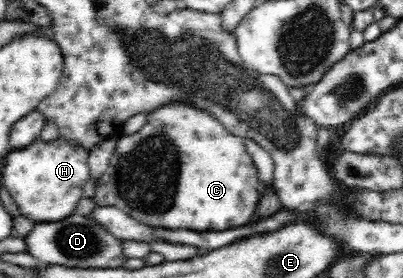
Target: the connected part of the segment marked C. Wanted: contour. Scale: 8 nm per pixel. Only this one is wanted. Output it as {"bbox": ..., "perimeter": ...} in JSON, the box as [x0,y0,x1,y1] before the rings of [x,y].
{"bbox":[104,103,262,231],"perimeter":[[[172,103],[148,113],[146,125],[133,134],[118,134],[114,151],[104,173],[104,206],[110,205],[148,227],[186,229],[186,231],[220,231],[252,222],[254,205],[262,187],[257,167],[245,147],[245,138],[223,128],[211,115],[189,103]]]}

